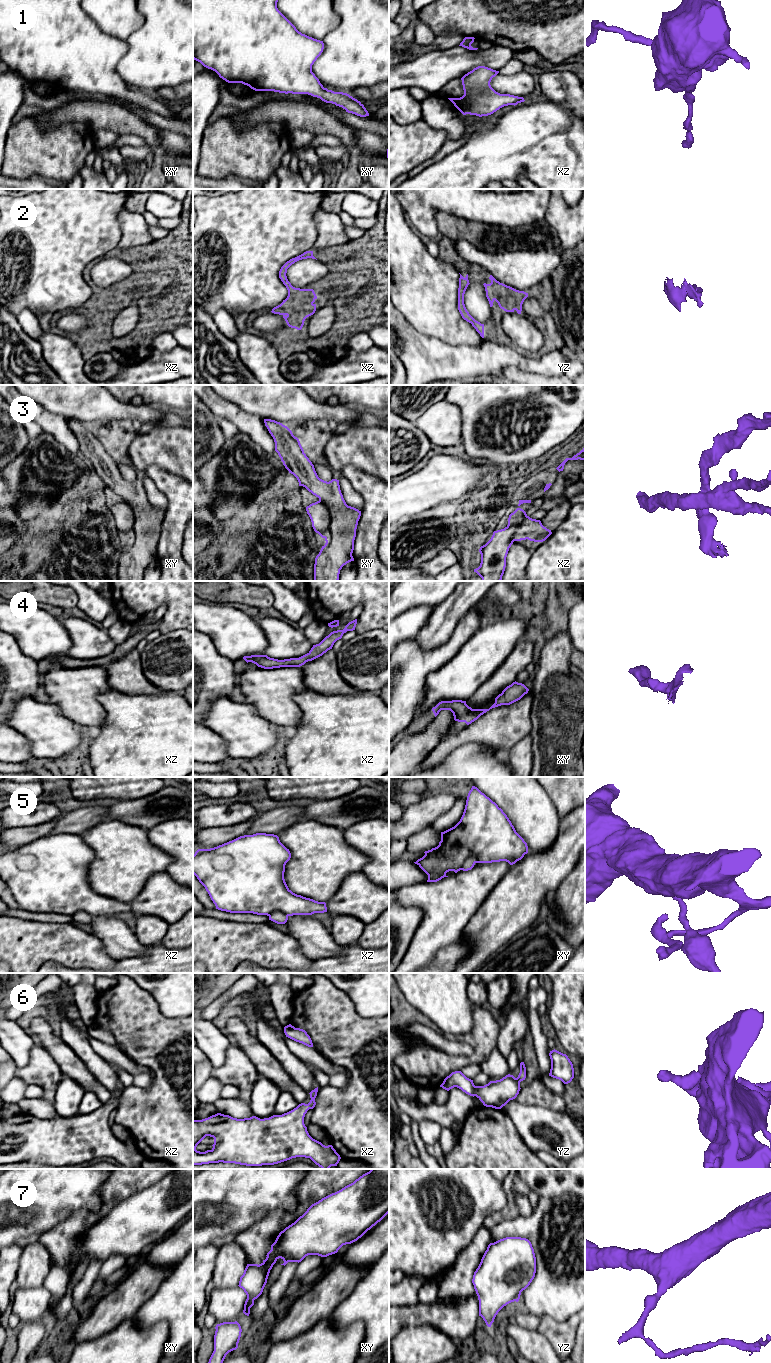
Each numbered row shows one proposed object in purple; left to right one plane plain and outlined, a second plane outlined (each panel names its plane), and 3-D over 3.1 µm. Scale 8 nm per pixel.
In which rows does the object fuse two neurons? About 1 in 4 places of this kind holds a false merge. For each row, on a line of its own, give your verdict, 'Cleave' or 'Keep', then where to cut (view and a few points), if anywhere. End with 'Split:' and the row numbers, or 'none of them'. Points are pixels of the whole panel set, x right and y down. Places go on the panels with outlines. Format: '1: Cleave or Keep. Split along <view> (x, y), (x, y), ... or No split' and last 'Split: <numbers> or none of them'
1: Keep. No split
2: Keep. No split
3: Keep. No split
4: Keep. No split
5: Cleave. Split along xy (477, 858), (474, 856), (469, 857), (460, 869)
6: Keep. No split
7: Keep. No split
Split: 5

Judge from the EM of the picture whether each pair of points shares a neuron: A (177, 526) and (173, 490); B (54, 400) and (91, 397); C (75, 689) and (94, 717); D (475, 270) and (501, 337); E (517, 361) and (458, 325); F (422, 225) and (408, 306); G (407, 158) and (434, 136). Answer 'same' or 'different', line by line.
A: same
B: same
C: same
D: same
E: different
F: different
G: same

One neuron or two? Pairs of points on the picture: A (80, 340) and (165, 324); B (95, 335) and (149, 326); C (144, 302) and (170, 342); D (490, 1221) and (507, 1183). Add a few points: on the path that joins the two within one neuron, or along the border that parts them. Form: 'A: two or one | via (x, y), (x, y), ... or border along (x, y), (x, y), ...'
A: one | via (101, 341), (106, 343), (134, 343), (144, 333)
B: one | via (108, 343), (132, 343), (136, 339)
C: two | border along (171, 332), (158, 333), (152, 340), (151, 347)
D: one | via (501, 1216), (510, 1207), (510, 1194)

